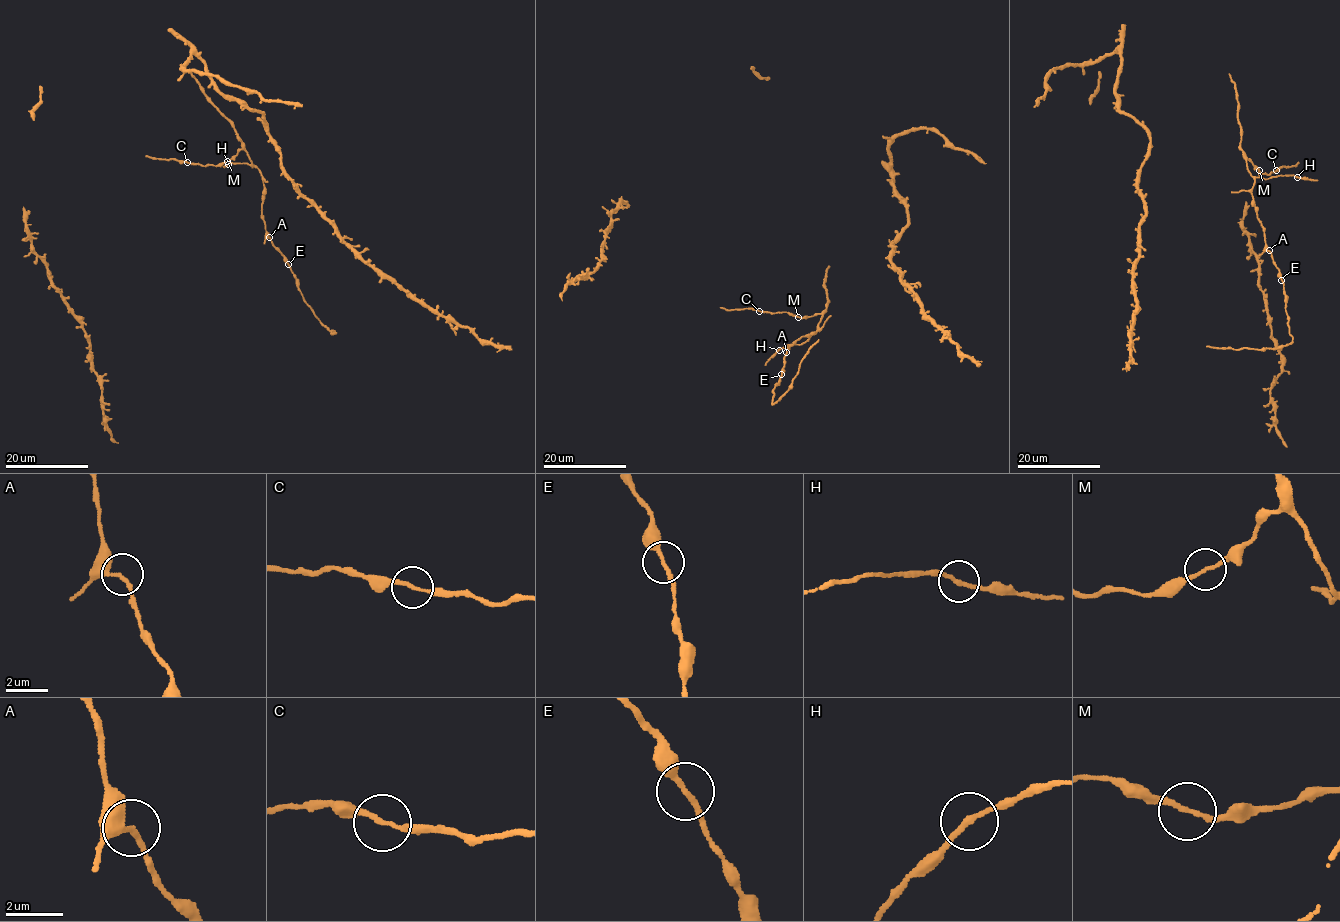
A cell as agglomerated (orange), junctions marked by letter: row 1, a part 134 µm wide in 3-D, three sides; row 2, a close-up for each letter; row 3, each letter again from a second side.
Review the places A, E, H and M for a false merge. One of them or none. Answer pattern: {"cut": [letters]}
{"cut": []}

